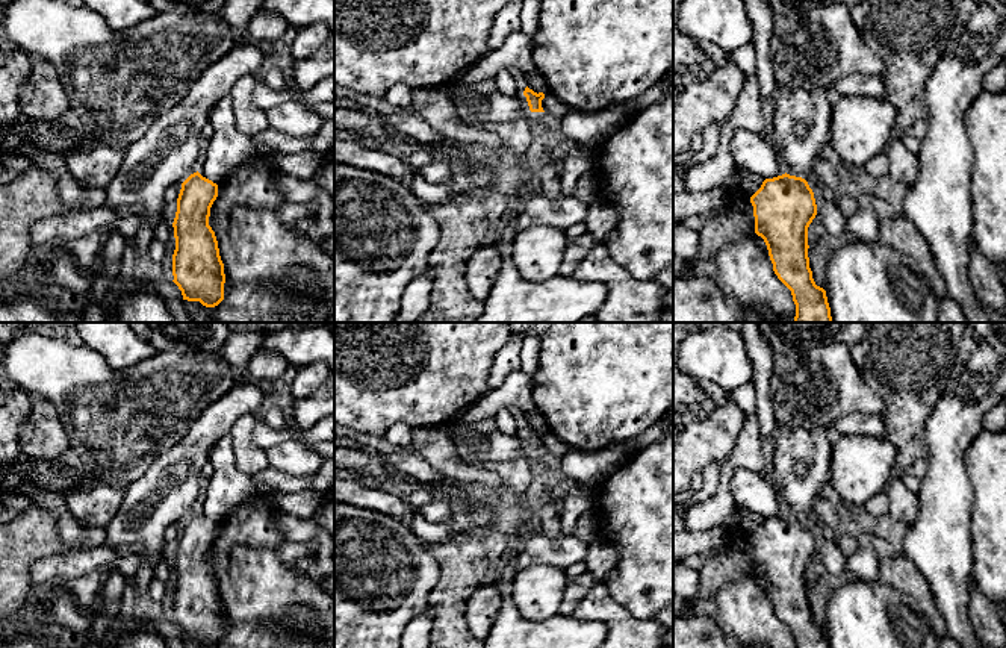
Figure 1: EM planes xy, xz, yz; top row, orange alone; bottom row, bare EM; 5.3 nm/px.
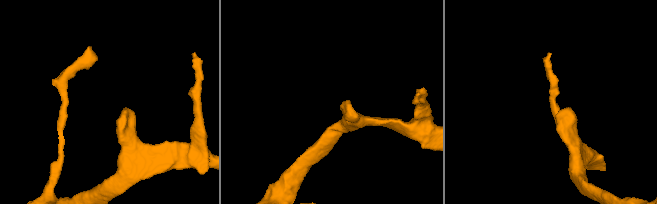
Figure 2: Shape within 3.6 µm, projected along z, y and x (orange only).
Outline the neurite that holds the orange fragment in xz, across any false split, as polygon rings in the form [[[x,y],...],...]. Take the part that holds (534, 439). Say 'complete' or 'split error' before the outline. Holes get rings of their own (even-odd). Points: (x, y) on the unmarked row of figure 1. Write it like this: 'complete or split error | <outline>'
complete | [[[528,425],[523,430],[523,435],[526,436],[528,445],[531,451],[545,451],[542,447],[542,439],[545,438],[543,431],[534,431]]]

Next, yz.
complete | [[[787,512],[765,518],[750,542],[755,572],[764,578],[773,610],[791,630],[796,648],[831,648],[809,607],[808,566],[817,544],[808,521]]]

